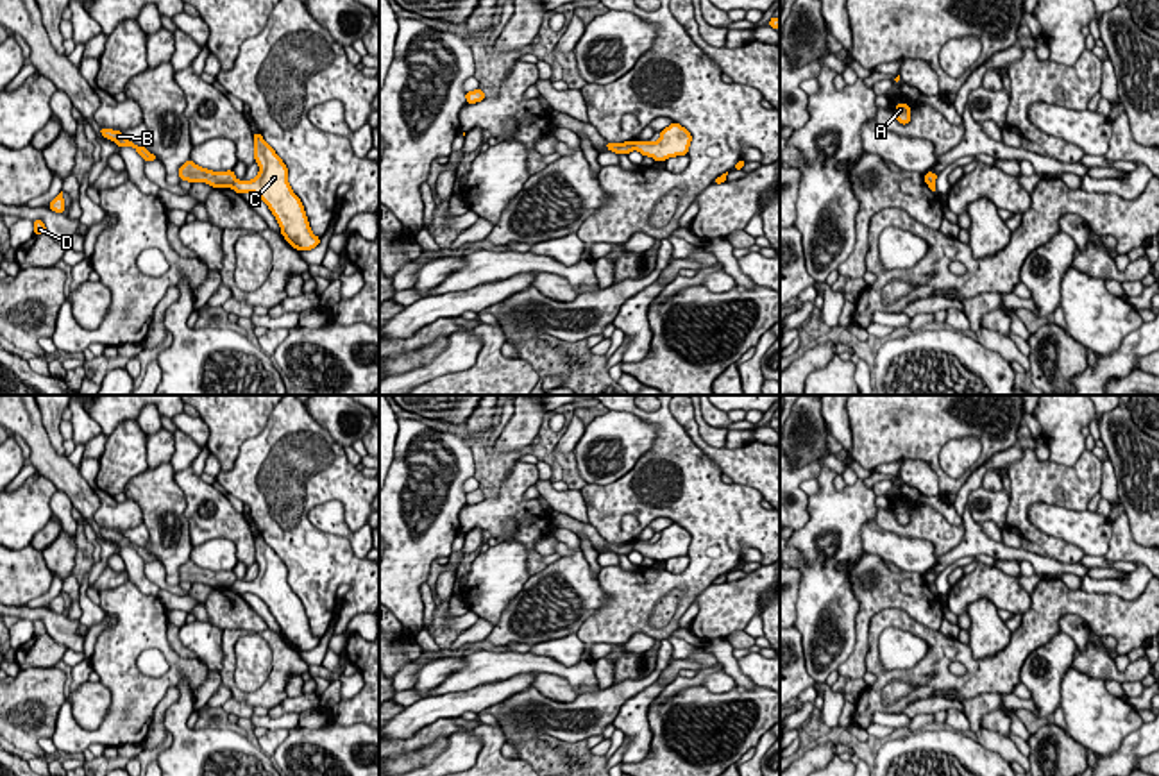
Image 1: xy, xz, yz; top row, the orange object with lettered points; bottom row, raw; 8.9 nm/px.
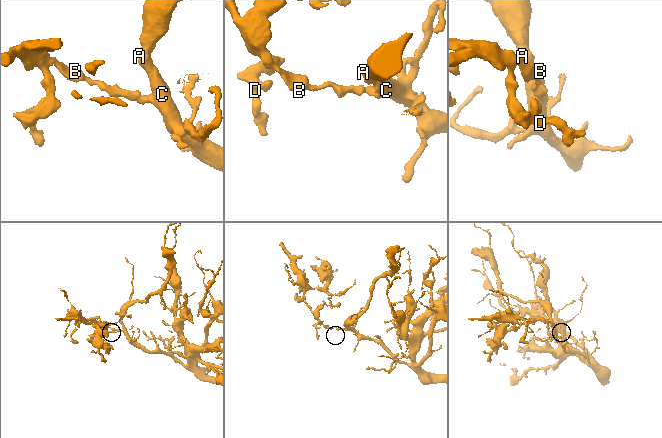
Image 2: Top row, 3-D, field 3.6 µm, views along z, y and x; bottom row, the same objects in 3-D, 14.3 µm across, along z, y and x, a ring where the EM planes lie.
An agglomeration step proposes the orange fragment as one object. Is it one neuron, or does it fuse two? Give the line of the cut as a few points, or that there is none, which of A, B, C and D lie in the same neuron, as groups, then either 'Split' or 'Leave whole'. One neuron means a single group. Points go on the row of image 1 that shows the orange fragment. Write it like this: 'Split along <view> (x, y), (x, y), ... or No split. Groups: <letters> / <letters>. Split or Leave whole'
Split along xy (236, 179), (229, 186). Groups: A C / B D. Split

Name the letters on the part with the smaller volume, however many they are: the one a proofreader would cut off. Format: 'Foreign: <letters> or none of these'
Foreign: B, D

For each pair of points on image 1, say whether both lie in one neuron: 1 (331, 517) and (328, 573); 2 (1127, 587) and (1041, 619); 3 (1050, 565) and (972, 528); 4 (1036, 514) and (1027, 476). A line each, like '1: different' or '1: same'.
1: different
2: different
3: same
4: different

